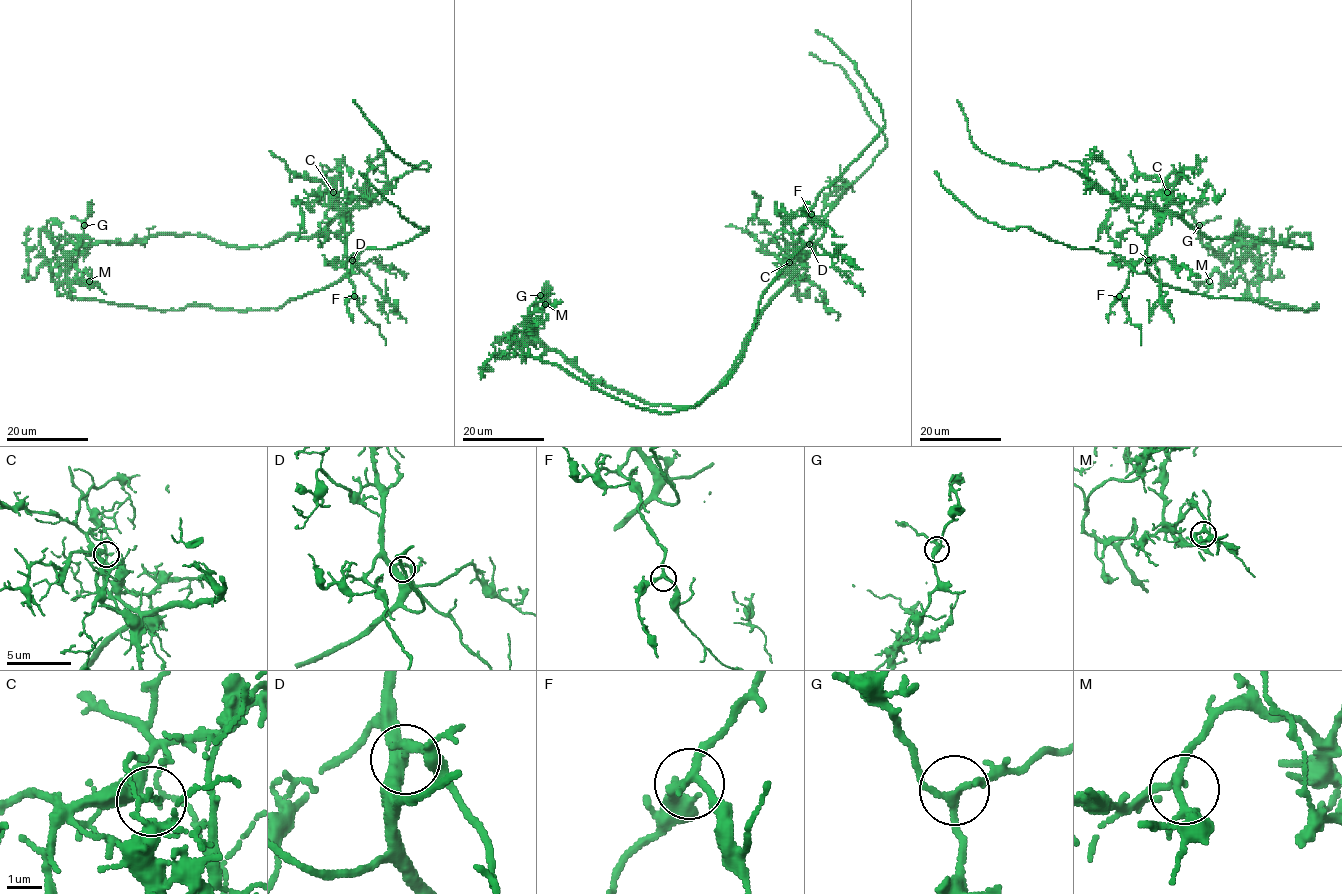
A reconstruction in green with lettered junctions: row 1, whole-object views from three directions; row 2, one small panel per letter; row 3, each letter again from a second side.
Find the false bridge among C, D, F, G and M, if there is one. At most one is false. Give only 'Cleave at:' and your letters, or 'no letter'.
Cleave at: C

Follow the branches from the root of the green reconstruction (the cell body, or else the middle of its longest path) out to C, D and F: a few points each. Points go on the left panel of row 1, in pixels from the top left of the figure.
C: (309, 238), (346, 211), (337, 205), (337, 193), (333, 192)
D: (309, 238), (340, 215), (347, 214), (351, 231), (346, 236), (346, 254), (352, 260)
F: (309, 238), (340, 215), (348, 215), (351, 231), (346, 236), (346, 254), (341, 264), (354, 288), (354, 296)

